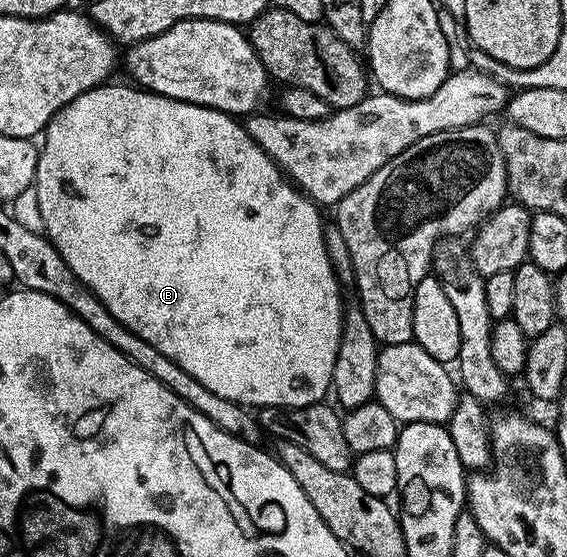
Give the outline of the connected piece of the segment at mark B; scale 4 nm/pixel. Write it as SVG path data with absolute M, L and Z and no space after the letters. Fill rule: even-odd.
M105 83L98 86L97 89L79 93L65 109L59 109L52 116L51 123L48 124L48 128L42 134L44 145L42 141L42 144L39 146L40 158L38 159L38 167L36 168L34 194L36 193L36 205L40 208L40 221L44 224L42 226L44 236L51 241L52 246L58 251L58 255L62 255L66 267L70 267L70 271L74 271L76 278L107 307L110 315L114 315L114 319L118 319L127 329L134 331L134 335L146 339L146 343L150 343L150 347L158 347L158 351L162 351L162 355L166 355L166 359L178 363L178 367L182 367L182 371L186 371L186 375L194 375L194 379L198 379L198 383L202 383L202 387L210 387L210 391L214 391L214 395L222 395L222 399L230 399L234 403L245 407L253 407L252 405L256 405L255 407L278 405L286 409L293 409L294 407L321 404L327 398L324 396L329 396L332 388L334 363L338 359L338 343L342 339L344 313L342 312L342 308L340 309L339 299L332 294L336 289L336 285L338 286L338 278L332 272L332 264L328 262L328 252L324 246L324 230L326 225L325 222L320 222L321 210L318 208L316 202L301 192L285 176L280 166L251 138L245 126L239 120L233 119L229 114L220 113L216 109L207 109L201 105L191 105L185 101L175 101L157 93L149 93L146 89L133 87L131 84L128 84L129 86L112 84Z

